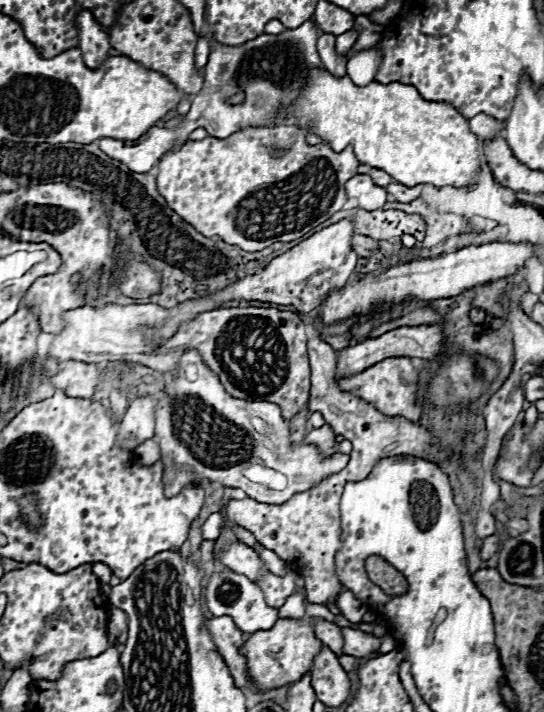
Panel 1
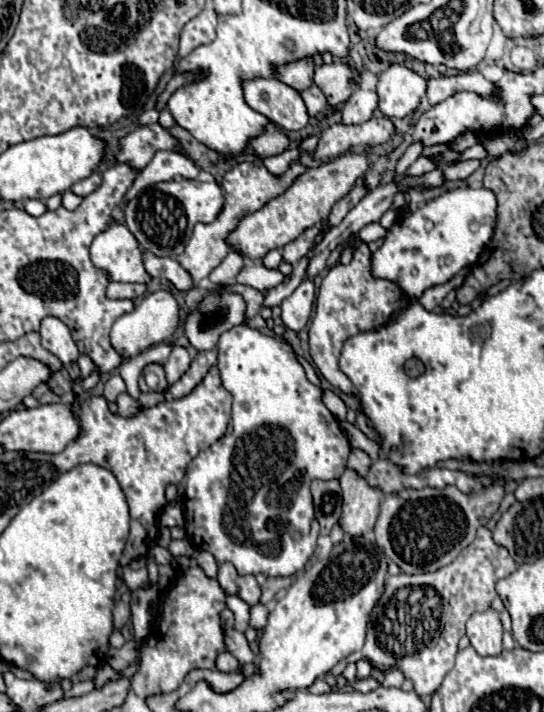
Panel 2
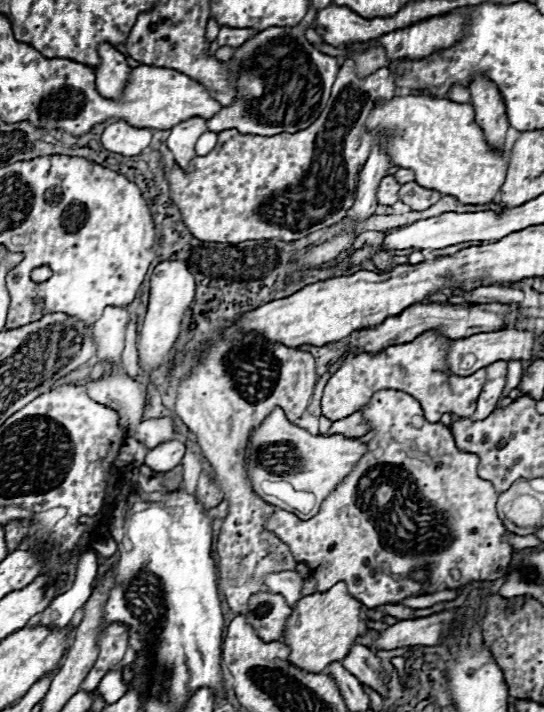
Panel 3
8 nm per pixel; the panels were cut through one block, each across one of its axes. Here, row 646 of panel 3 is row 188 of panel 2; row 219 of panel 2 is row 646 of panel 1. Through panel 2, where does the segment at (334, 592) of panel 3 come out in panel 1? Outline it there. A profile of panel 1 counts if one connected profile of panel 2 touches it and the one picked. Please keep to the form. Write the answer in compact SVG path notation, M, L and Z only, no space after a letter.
M280 618L274 628L270 630L258 630L248 638L248 644L240 648L244 656L248 658L248 676L260 684L260 690L264 688L278 688L290 682L300 680L306 672L312 670L312 662L316 654L324 648L324 644L314 634L314 622L318 618L308 620L294 620L294 618Z

